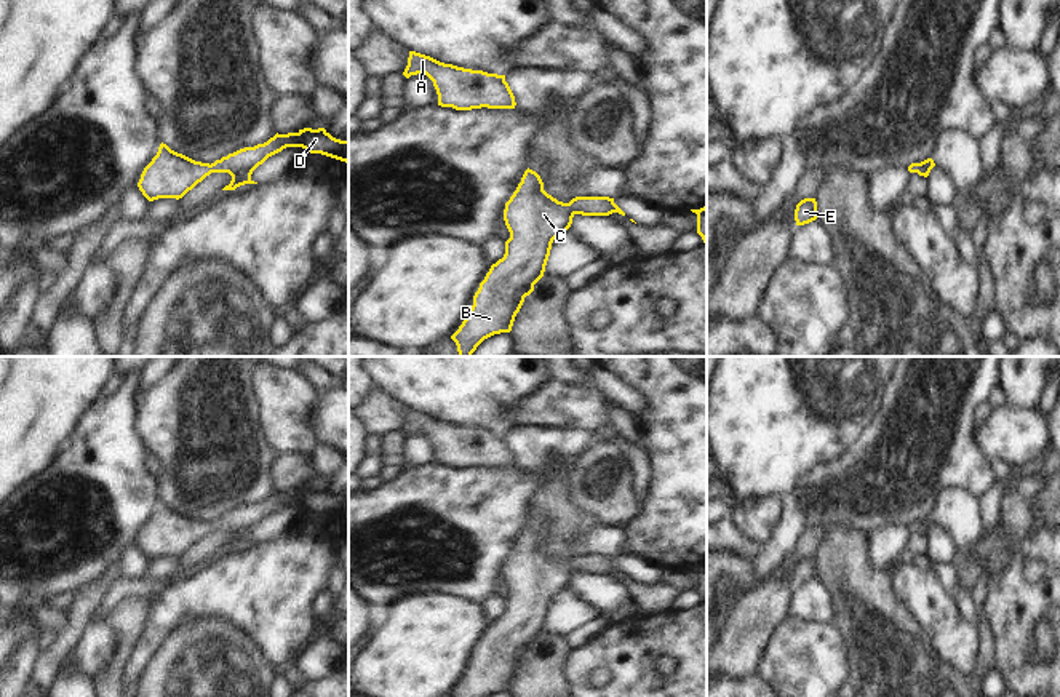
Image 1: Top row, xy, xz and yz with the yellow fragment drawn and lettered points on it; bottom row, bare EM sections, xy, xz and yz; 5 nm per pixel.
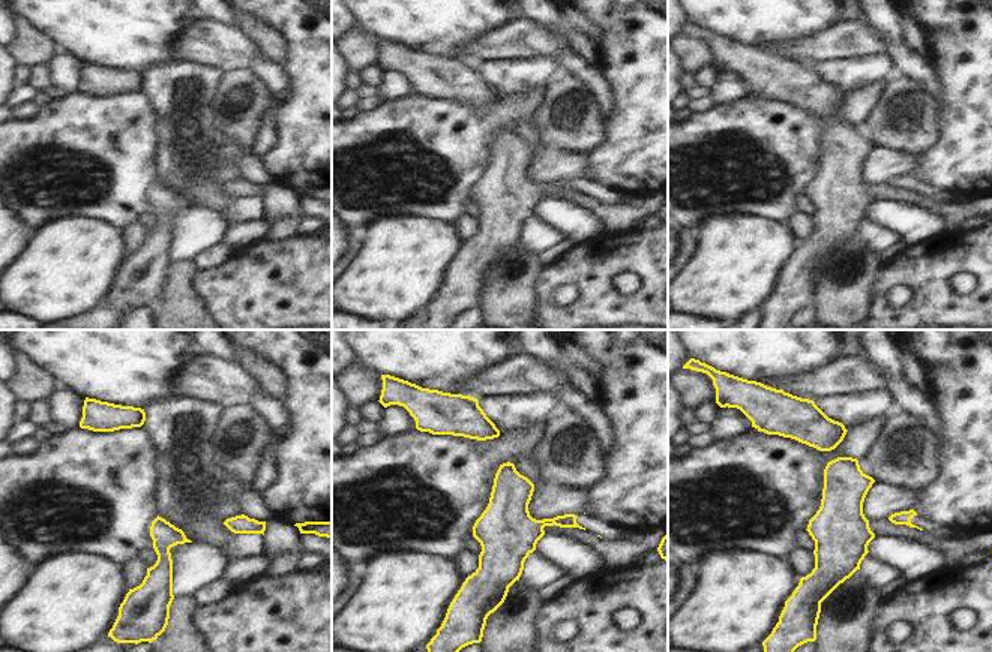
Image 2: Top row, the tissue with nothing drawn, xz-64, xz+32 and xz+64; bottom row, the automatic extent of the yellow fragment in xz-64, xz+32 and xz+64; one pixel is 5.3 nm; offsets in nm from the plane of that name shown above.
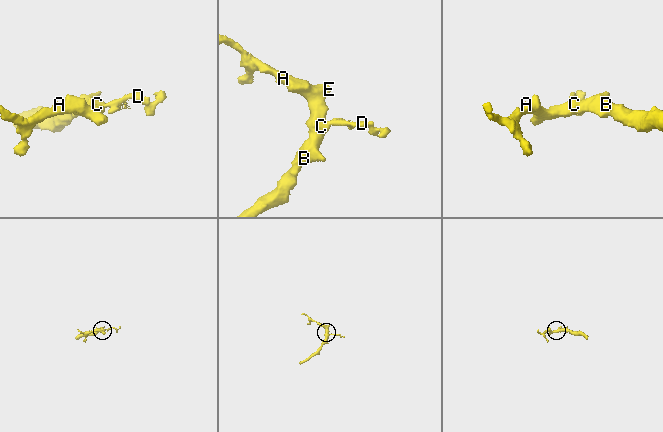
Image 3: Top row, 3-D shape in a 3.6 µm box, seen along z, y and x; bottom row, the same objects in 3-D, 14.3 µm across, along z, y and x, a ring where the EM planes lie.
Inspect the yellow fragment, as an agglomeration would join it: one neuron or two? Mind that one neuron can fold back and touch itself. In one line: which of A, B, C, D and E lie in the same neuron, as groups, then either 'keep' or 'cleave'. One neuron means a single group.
groups A B C D E; keep

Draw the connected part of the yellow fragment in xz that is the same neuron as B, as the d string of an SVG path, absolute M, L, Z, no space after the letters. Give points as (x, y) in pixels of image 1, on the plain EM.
M528 526L505 561L504 579L510 590L510 596L505 599L505 612L491 623L473 654L467 676L451 697L488 697L494 692L510 691L524 655L534 649L534 643L544 635L553 598L571 585L576 572L609 574L612 571L625 574L614 556L609 555L576 555L569 561L558 560L544 548L540 534Z

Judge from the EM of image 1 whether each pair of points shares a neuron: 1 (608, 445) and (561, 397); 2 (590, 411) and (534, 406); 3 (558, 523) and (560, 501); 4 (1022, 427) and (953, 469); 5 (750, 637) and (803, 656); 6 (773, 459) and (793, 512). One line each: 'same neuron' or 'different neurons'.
1: different neurons
2: same neuron
3: same neuron
4: different neurons
5: different neurons
6: different neurons

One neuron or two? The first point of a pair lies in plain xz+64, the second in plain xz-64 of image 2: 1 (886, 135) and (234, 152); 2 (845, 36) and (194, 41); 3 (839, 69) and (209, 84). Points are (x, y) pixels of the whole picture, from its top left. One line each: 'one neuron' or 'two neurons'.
1: two neurons
2: one neuron
3: one neuron

